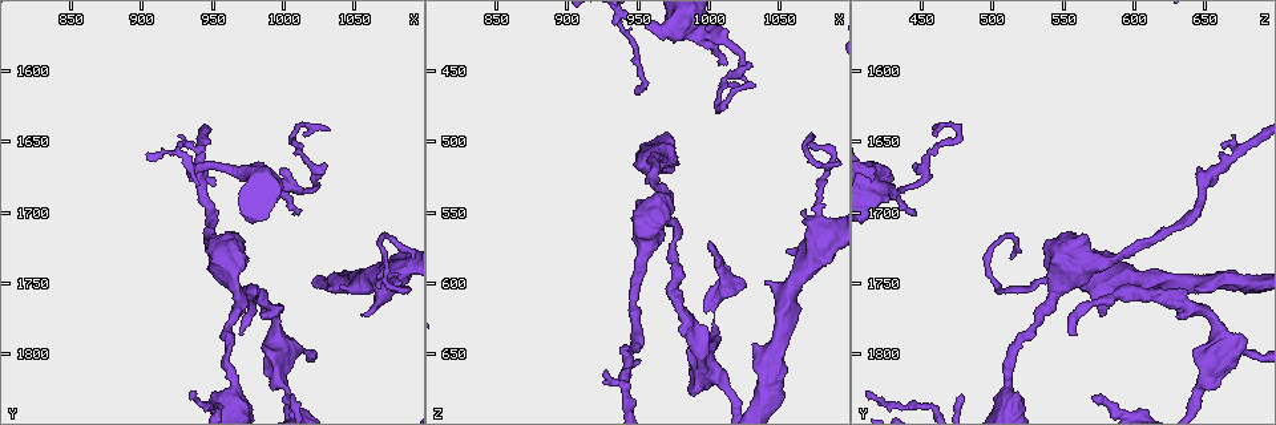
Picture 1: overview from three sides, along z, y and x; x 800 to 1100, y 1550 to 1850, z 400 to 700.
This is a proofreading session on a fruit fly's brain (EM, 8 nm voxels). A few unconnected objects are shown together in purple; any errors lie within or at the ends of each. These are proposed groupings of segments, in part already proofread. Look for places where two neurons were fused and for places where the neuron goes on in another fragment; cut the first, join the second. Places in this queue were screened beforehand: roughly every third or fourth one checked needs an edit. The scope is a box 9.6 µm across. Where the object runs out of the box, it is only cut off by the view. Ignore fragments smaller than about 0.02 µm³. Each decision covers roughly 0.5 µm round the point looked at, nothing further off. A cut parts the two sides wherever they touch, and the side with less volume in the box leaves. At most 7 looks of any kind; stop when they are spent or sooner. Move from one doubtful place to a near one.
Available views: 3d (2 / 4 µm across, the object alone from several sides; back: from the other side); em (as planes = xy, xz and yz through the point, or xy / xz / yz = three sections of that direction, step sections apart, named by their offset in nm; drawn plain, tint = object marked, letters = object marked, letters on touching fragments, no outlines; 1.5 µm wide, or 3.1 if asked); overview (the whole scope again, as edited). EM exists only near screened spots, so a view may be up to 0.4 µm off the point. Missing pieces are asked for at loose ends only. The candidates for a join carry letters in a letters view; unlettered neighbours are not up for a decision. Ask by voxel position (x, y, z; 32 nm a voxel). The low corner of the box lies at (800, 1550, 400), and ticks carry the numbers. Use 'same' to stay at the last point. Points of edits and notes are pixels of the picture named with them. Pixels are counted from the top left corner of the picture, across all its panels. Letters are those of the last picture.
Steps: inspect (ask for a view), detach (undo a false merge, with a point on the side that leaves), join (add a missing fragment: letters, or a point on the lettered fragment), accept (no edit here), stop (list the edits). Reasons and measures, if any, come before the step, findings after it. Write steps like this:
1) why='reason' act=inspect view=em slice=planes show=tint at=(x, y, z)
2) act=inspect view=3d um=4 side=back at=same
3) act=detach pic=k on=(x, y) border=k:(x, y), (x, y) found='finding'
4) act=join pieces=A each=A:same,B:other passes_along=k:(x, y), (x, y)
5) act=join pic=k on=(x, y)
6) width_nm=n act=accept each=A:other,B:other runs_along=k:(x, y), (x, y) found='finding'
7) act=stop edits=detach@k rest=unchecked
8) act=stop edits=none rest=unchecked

why='free end' act=inspect view=em slice=planes show=letters at=(972, 1786, 558)

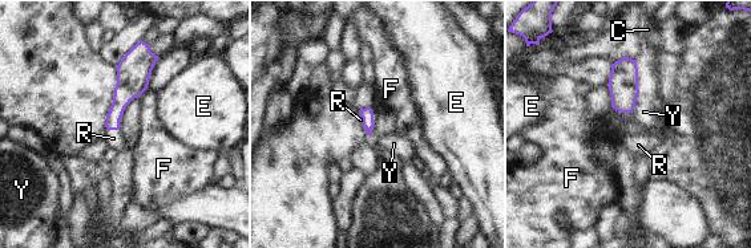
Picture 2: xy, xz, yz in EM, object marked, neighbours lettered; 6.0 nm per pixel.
act=join pieces=R each=C:other,E:other,F:other,R:same,Y:other passes_along=2:(126, 89), (116, 129), (113, 138) found='it goes on there'

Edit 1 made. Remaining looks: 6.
why='looks like a crossing' act=inspect view=em slice=planes show=tint at=(1078, 1744, 558)

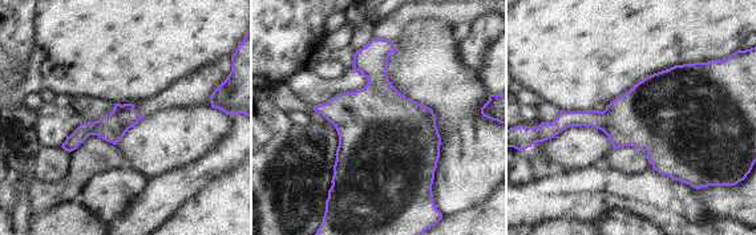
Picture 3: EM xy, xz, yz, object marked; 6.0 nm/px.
act=inspect view=em slice=planes show=letters at=same

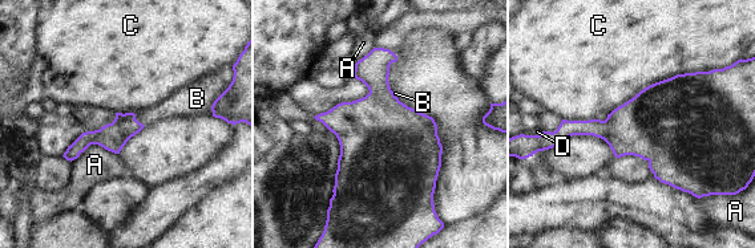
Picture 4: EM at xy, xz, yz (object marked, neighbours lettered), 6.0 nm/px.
act=accept each=A:other,B:other,C:other,D:other border=4:(709, 70), (649, 84), (606, 114) found='continuous, no second neuron'

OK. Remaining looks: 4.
why='free end' act=inspect view=em slice=planes show=letters at=(928, 1652, 662)

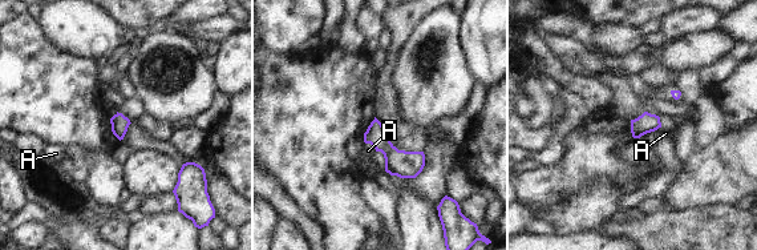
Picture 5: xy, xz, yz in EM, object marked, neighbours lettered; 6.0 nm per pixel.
act=accept each=A:other found='none of them fits'

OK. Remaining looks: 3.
act=stop edits=join@2 rest=unchecked

